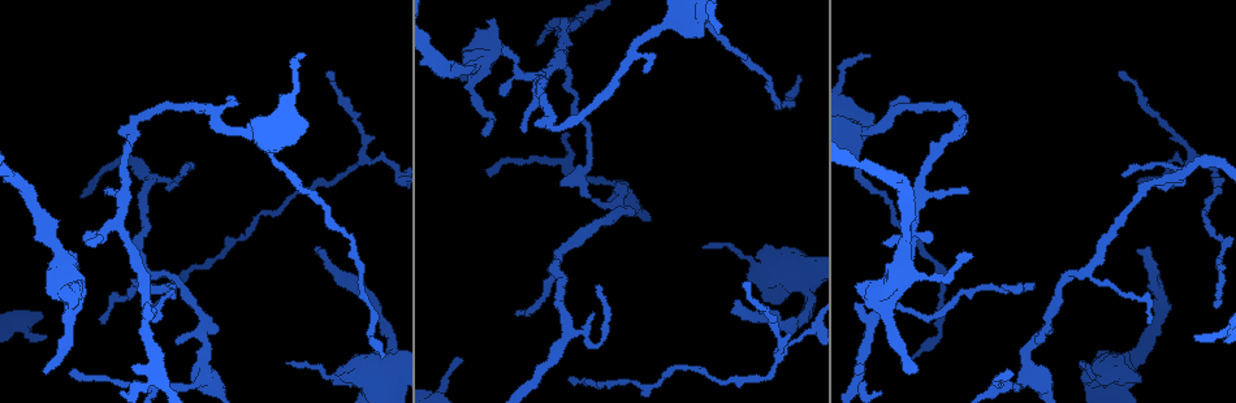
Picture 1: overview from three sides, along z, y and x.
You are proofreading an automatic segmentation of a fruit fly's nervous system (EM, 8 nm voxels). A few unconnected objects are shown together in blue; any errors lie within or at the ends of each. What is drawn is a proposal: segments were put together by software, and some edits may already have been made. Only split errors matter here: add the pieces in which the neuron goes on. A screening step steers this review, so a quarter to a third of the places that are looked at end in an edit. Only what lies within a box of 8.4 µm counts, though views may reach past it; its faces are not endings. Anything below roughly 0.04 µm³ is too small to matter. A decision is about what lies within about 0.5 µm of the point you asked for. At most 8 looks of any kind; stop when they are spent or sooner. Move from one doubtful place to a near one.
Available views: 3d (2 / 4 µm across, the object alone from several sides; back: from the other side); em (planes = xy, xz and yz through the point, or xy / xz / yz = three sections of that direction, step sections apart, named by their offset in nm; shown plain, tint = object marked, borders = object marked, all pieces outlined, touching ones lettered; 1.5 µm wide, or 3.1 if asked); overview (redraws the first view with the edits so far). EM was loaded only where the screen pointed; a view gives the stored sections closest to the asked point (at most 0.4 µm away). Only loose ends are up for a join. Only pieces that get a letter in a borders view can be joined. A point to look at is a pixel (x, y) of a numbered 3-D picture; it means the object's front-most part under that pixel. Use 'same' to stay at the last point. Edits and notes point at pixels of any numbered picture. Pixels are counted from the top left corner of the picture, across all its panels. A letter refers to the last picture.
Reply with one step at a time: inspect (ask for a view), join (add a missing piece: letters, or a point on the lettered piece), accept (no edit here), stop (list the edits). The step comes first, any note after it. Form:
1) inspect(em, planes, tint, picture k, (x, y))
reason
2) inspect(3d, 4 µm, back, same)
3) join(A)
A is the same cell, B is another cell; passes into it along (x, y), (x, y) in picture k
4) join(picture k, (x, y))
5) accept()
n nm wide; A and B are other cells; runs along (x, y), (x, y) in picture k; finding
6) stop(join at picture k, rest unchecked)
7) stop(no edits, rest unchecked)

inspect(3d, 2 µm, picture 1, (1148, 249))
long arm stops here

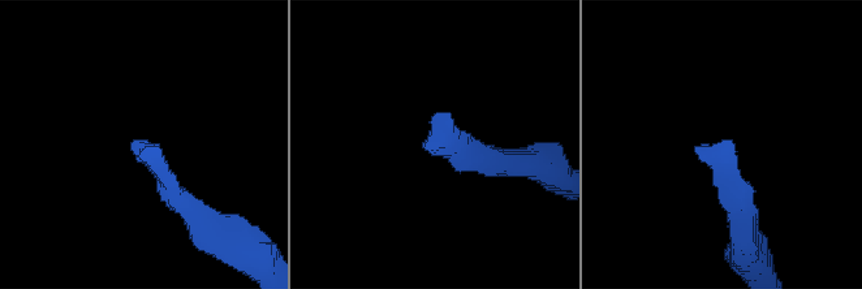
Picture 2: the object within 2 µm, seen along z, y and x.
inspect(em, planes, plain, picture 2, (132, 143))

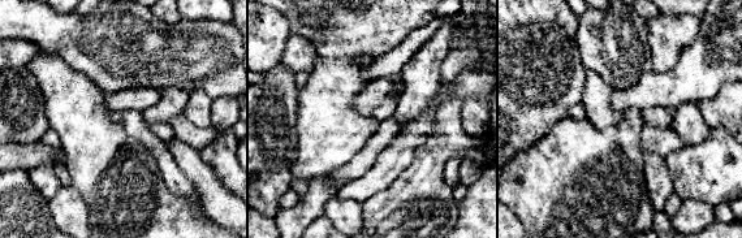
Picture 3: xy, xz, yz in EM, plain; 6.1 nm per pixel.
inspect(em, planes, borders, same)
what lies round it

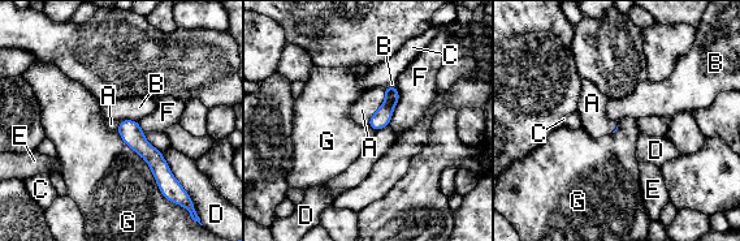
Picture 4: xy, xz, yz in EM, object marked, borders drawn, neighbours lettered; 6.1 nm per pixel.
join(A)
A is the same cell, B, C, D, E, F and G are other cells; passes into it along (383, 116), (380, 106), (362, 110) in picture 4; it goes on there

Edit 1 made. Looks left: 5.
inspect(em, planes, borders, picture 1, (870, 55))
tapers out

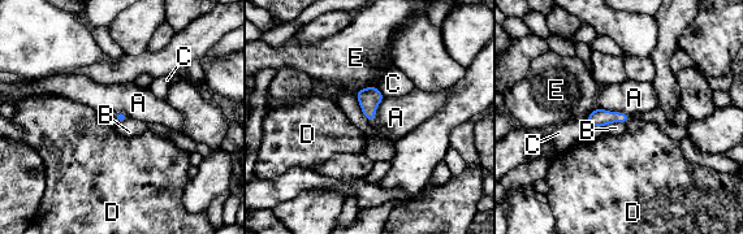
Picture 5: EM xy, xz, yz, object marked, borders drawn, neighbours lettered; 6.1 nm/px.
accept()
A, B, C, D and E are other cells; border along (597, 105), (631, 116) in picture 5; no lettered piece goes on from it

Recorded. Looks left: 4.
inspect(3d, 2 µm, picture 1, (853, 305))

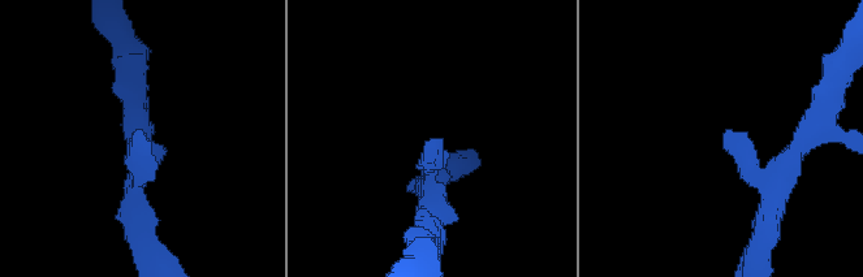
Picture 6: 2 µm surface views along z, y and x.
inspect(em, xy, step 4, tint, picture 6, (729, 133))
arms of 190, 200 nm

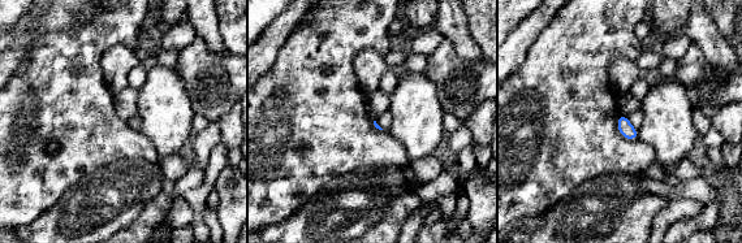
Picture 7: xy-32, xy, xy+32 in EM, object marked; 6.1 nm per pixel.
inspect(em, planes, borders, same)
another direction

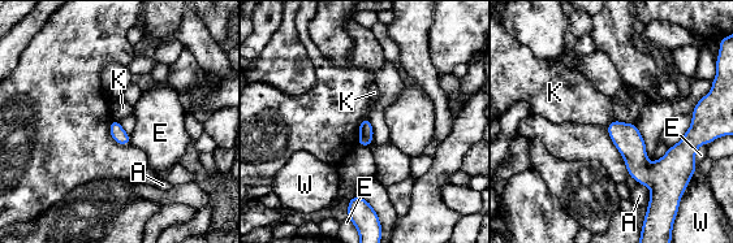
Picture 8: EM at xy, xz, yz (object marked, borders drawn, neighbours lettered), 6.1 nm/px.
accept()
E touches over 160 nm; A, E, K and W are other cells; runs along (611, 127), (649, 165), (693, 131) in picture 8; no lettered piece goes on from it

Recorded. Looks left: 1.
stop(join at picture 4, rest unchecked)

